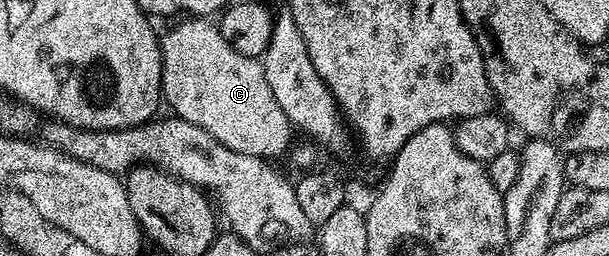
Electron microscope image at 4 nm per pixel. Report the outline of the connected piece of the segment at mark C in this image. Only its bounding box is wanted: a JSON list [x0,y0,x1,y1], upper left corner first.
[159,17,293,159]

